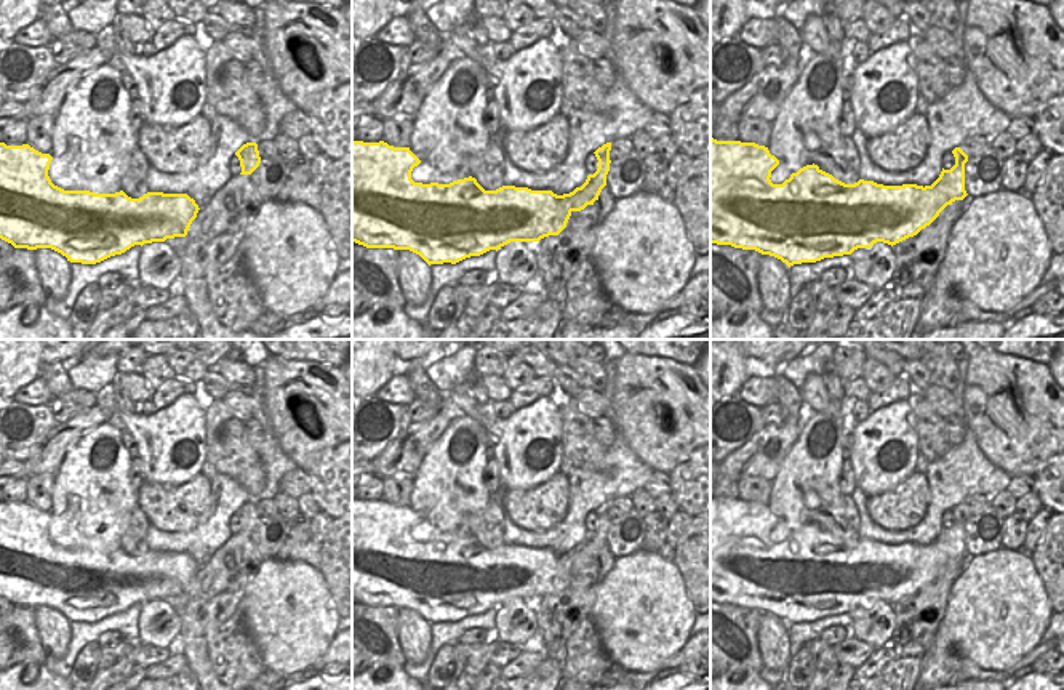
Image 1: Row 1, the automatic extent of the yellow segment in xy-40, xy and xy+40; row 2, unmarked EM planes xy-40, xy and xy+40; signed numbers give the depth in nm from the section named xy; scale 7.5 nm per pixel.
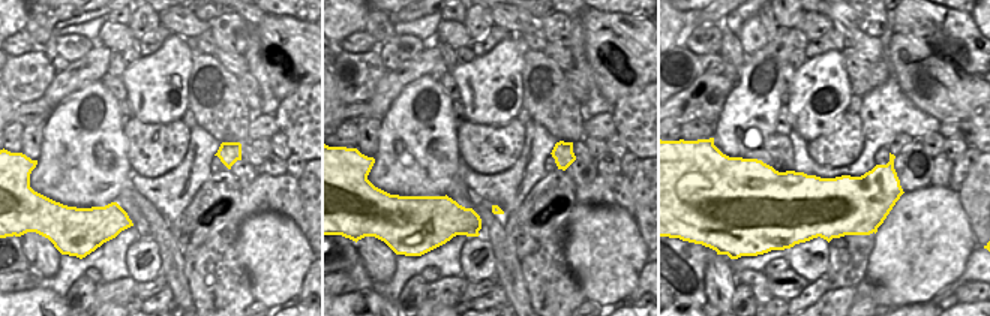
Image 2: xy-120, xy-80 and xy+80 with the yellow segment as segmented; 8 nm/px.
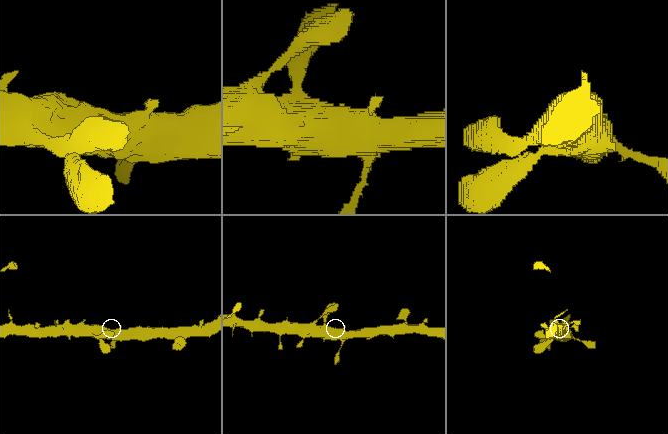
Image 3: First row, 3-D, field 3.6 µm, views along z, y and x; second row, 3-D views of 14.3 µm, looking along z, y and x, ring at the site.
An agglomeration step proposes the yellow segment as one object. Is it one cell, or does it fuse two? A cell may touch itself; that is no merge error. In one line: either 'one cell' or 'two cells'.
one cell

